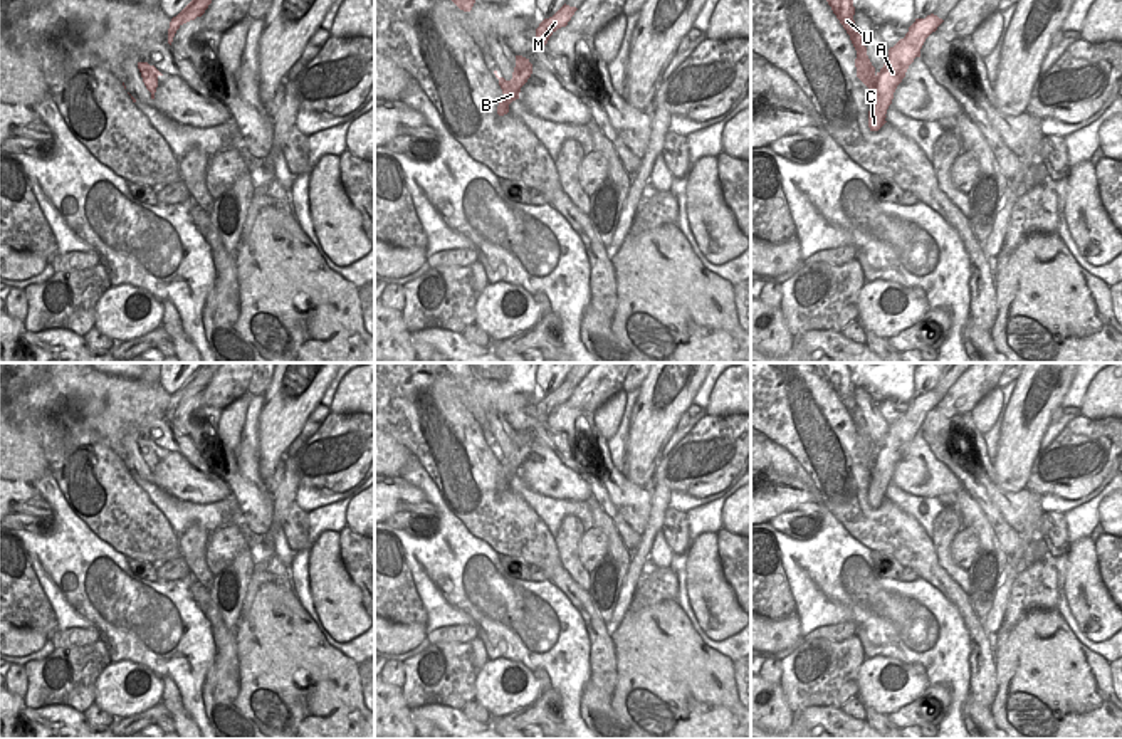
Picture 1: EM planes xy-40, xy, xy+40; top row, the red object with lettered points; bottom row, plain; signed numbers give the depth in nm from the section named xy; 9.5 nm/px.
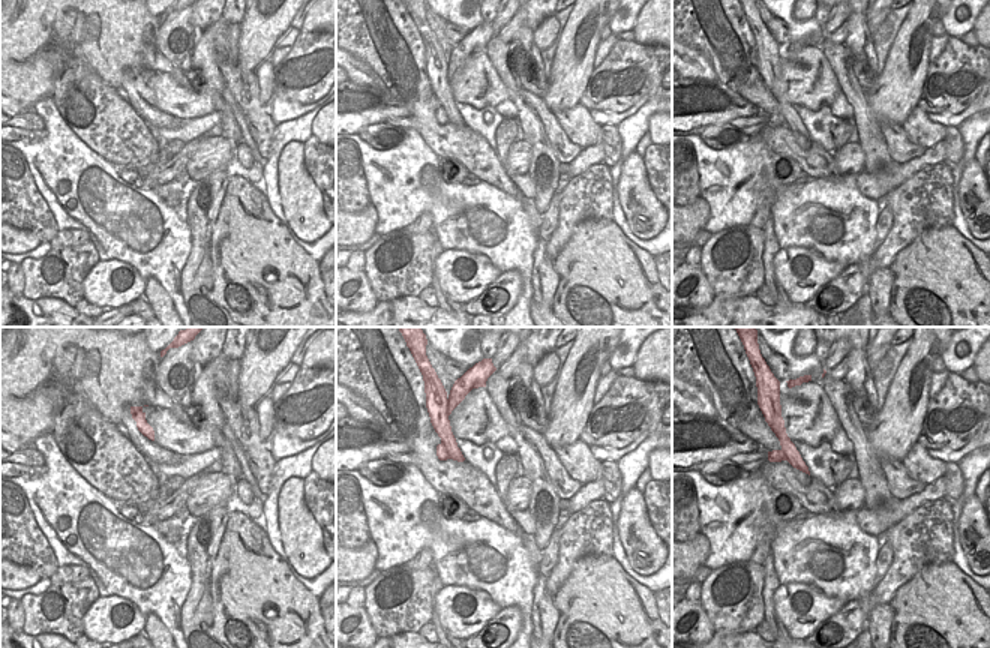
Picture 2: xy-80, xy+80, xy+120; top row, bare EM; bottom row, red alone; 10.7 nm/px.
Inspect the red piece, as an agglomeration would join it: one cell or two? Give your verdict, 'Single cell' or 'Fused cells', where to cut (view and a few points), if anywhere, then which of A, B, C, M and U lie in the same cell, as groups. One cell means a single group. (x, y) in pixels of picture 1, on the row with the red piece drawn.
Fused cells. Split along xy+40 (875, 76), (875, 106), (884, 115). Groups: A B M / C U

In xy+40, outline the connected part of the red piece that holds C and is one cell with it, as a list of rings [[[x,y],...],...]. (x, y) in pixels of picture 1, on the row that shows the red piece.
[[[826,0],[831,7],[833,13],[850,35],[850,40],[857,50],[855,67],[857,67],[857,77],[868,87],[870,94],[870,111],[868,111],[868,128],[870,131],[878,131],[887,121],[885,114],[877,107],[877,86],[875,86],[875,67],[872,66],[867,47],[863,44],[863,39],[860,32],[857,30],[853,15],[855,7],[853,0]]]

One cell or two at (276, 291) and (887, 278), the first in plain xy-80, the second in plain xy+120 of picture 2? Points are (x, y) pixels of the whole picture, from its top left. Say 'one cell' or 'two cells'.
two cells

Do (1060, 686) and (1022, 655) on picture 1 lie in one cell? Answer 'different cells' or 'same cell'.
same cell

